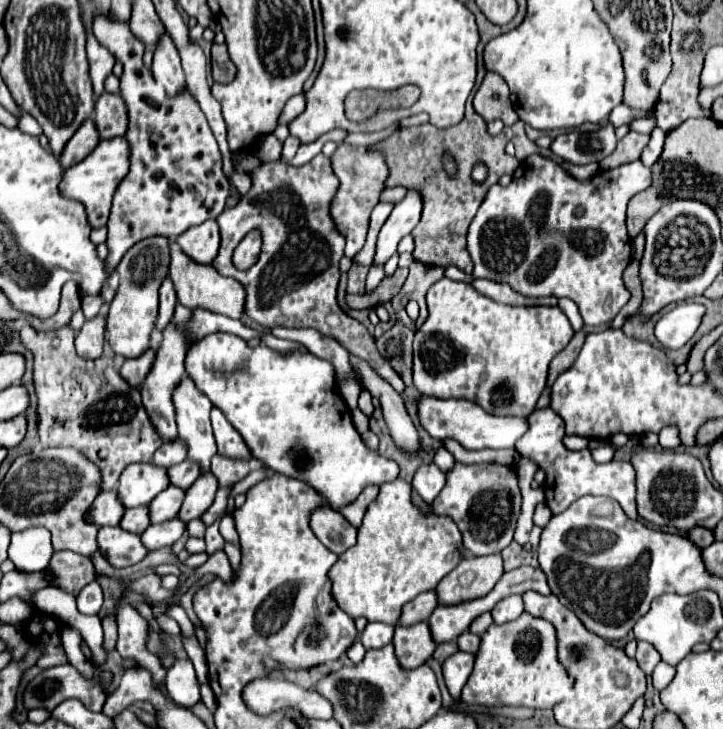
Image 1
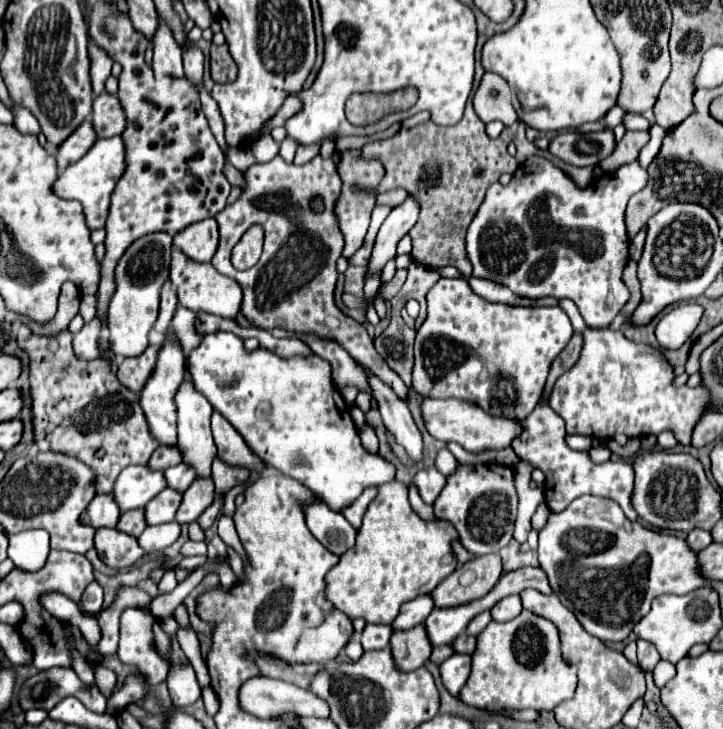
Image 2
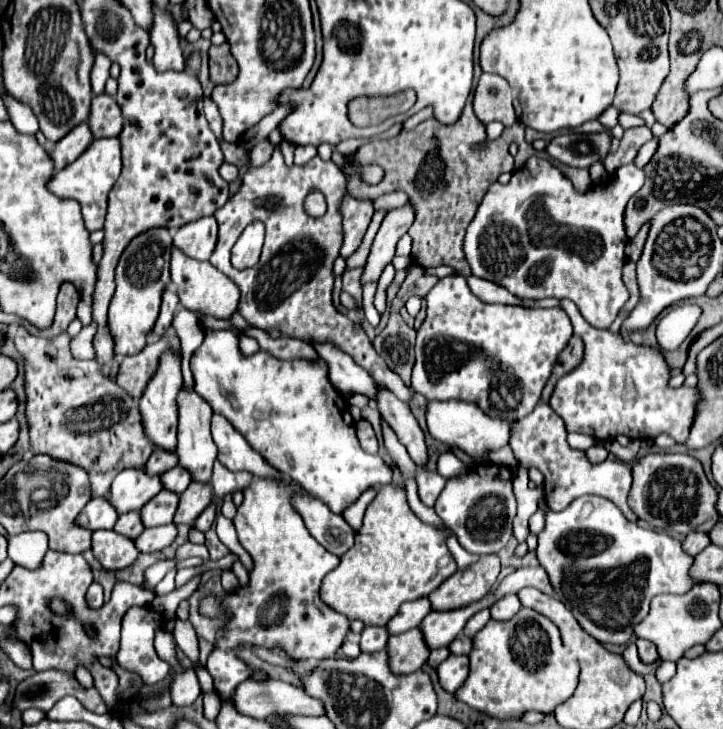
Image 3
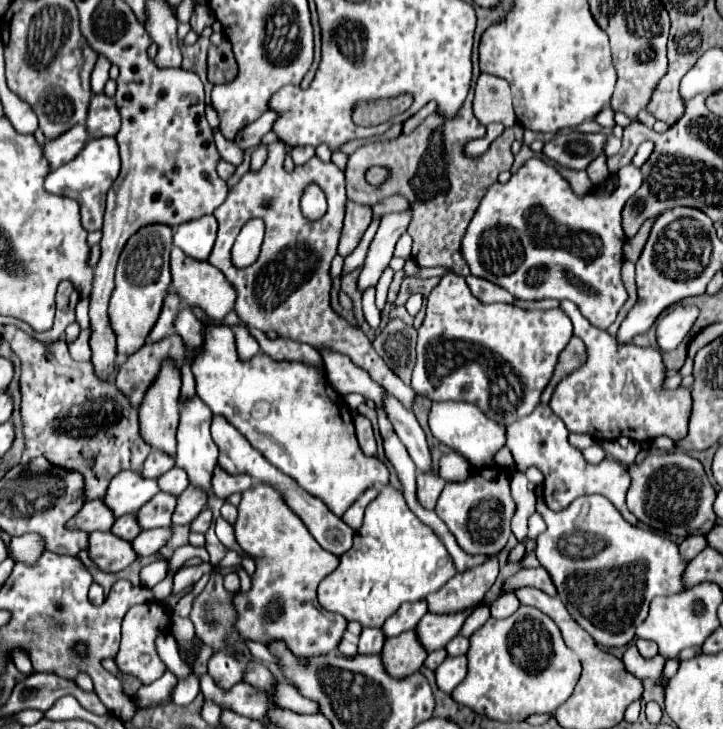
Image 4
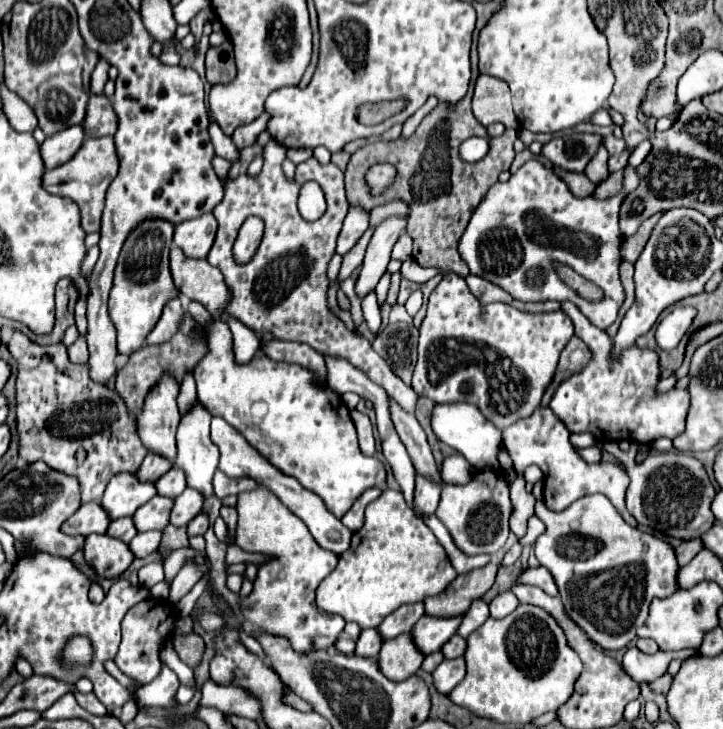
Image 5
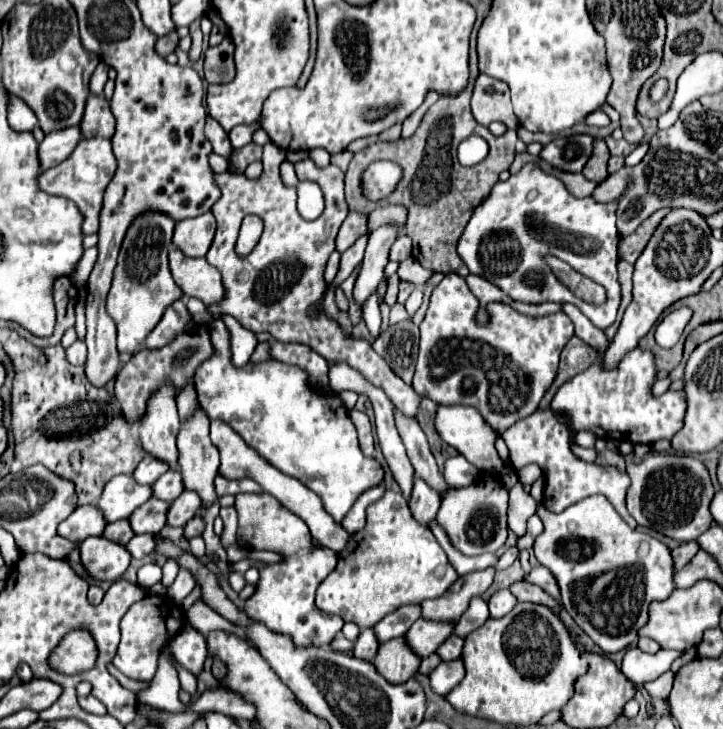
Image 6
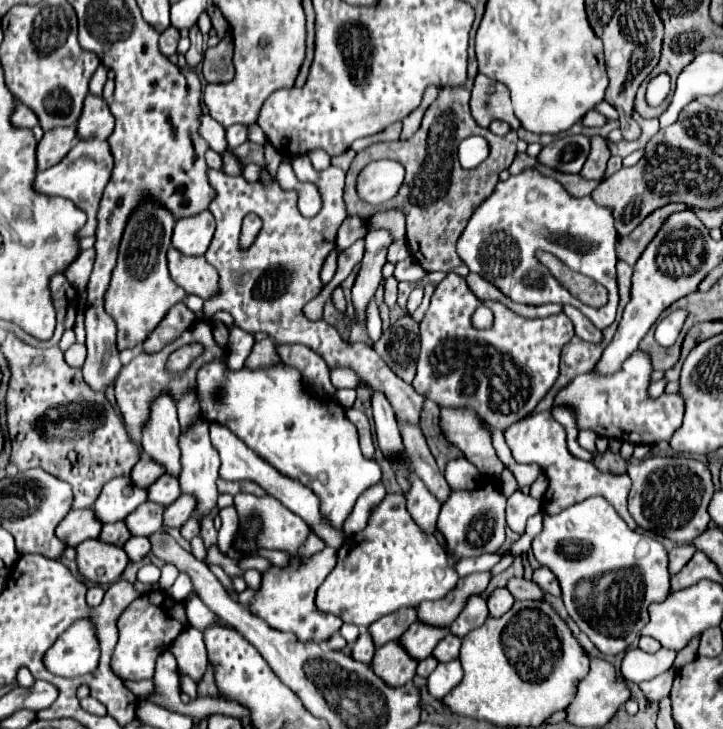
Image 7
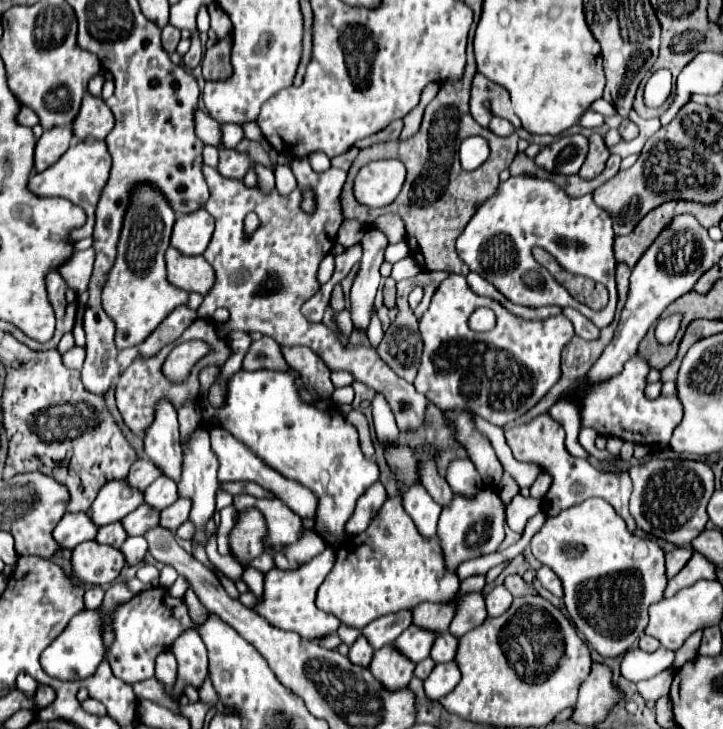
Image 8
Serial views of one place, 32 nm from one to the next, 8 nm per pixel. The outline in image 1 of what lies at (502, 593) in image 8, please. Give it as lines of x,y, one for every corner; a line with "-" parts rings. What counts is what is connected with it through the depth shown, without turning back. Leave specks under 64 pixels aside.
508,596
504,600
500,600
494,610
492,610
492,618
496,624
504,624
508,620
516,620
520,614
524,612
524,604
522,604
522,596

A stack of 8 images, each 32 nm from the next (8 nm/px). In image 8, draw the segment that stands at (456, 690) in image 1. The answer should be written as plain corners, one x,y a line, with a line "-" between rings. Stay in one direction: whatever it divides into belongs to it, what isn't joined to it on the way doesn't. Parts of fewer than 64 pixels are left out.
456,662
436,664
432,674
424,680
424,692
430,700
440,700
448,692
452,692
458,682
460,682
460,672

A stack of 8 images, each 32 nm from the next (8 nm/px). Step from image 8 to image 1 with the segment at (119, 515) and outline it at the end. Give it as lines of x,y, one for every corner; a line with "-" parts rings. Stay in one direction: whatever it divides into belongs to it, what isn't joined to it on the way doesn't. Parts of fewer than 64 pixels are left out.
130,464
124,468
116,492
124,508
146,506
164,488
168,488
166,468
156,468
152,464

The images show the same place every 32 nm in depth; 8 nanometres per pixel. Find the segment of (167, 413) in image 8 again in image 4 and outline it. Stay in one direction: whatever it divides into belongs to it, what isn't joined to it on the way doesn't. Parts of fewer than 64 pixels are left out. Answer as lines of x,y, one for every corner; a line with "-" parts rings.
164,364
164,368
160,370
160,378
154,380
150,392
146,392
138,408
140,436
150,448
162,450
168,456
176,456
176,428
178,428
178,418
180,418
178,396
180,396
180,374
176,372
176,368
172,368
172,364

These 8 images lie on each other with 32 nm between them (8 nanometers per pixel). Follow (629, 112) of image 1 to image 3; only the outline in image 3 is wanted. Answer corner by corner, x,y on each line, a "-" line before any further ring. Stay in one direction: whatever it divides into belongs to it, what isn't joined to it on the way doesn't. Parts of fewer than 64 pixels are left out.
606,108
602,114
600,114
600,118
598,118
598,122
604,126
604,128
614,128
616,124
618,124
618,114
620,114
620,110
616,110
616,108

